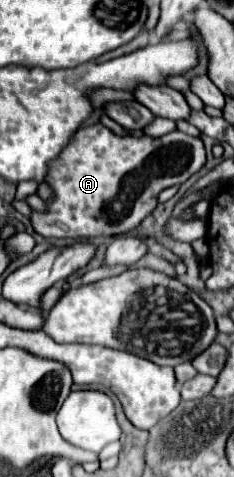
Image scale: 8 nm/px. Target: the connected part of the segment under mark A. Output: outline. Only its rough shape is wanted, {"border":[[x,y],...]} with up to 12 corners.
{"border":[[81,128],[51,164],[45,238],[135,232],[205,164],[179,130]]}

